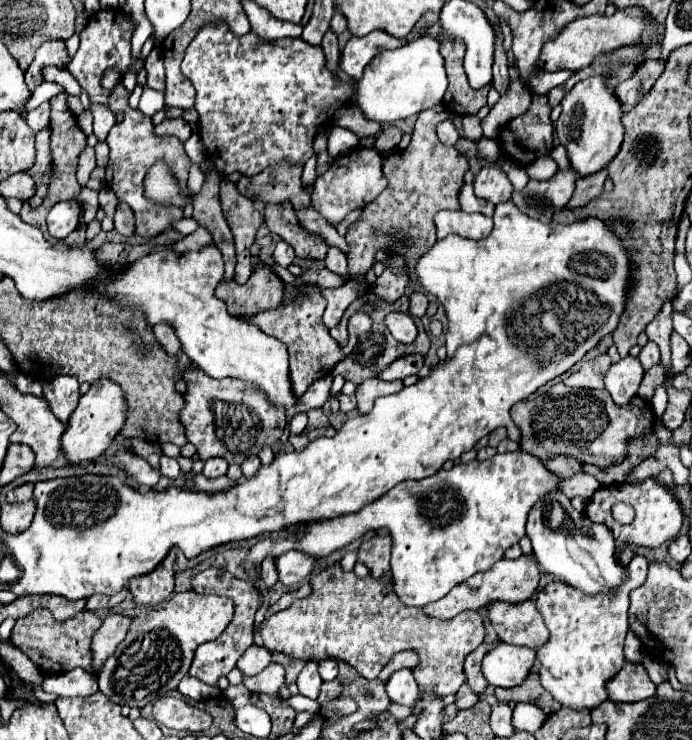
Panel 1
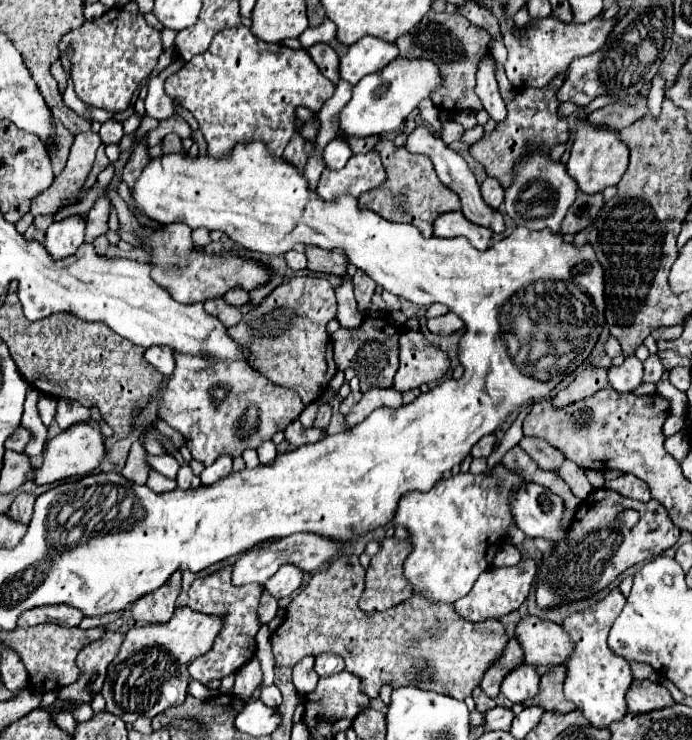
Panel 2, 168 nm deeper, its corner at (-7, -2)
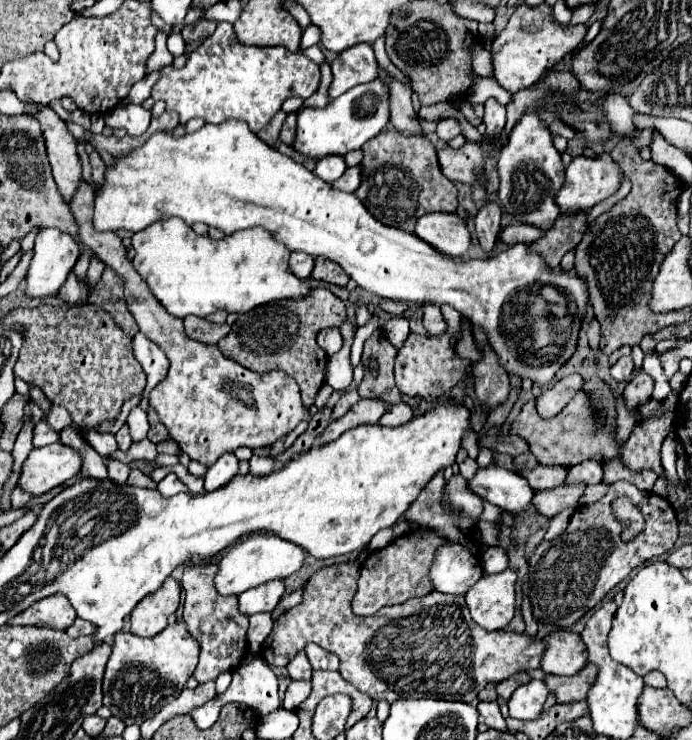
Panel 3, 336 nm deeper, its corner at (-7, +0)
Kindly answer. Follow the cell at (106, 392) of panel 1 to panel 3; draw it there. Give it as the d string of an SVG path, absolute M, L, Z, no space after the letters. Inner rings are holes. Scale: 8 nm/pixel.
M64 443L34 447L22 465L18 483L30 495L42 495L52 487L64 485L78 477L80 469L82 455Z

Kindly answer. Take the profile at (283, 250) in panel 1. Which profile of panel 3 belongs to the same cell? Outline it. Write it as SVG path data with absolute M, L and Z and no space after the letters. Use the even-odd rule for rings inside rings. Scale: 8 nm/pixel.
M292 253L292 257L290 257L290 269L292 269L292 273L294 273L296 277L300 277L300 279L310 277L312 267L314 267L314 257L312 257L312 255Z

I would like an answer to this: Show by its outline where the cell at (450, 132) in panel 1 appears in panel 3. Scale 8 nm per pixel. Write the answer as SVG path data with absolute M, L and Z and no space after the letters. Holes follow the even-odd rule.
M442 119L442 121L438 123L436 133L438 133L438 137L440 137L442 141L450 141L450 139L454 139L456 135L460 135L460 123L458 123L456 119Z

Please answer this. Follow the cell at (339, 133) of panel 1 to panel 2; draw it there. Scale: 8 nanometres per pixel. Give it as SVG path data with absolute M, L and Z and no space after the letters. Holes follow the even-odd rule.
M332 139L322 153L322 159L328 169L342 169L350 157L352 157L352 151L348 143L342 139Z

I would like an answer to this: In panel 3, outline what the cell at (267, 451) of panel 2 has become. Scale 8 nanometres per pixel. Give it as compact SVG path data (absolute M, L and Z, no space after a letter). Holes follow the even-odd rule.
M252 455L252 459L250 459L250 471L256 473L256 475L272 473L274 471L274 457L270 457L270 455L266 455L266 457Z

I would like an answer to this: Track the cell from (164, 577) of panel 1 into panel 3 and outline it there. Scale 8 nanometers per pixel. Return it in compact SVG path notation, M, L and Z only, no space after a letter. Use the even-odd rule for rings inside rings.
M168 577L158 593L146 595L130 613L130 631L142 637L154 637L160 633L168 619L176 613L180 603L180 585L174 577Z

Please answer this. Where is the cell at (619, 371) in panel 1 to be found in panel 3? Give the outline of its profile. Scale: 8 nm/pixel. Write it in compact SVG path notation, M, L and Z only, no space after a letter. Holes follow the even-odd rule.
M620 357L612 367L610 367L610 373L616 381L630 381L632 379L632 373L634 373L634 363L632 363L632 357Z

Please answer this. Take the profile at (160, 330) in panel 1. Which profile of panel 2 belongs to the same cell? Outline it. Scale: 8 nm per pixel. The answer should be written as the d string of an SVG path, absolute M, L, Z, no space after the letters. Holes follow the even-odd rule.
M150 347L148 351L144 351L144 359L150 361L150 365L154 365L164 377L168 377L174 371L172 349L168 347Z

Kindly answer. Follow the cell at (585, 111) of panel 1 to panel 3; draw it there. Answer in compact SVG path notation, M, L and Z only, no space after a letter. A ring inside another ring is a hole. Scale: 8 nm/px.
M600 153L594 157L586 157L586 155L578 155L570 161L570 165L566 167L566 179L562 189L556 193L556 201L562 213L576 213L576 211L588 211L592 209L596 203L600 203L602 199L610 197L612 193L618 191L620 183L624 179L624 173L620 169L620 165L612 159L610 153Z

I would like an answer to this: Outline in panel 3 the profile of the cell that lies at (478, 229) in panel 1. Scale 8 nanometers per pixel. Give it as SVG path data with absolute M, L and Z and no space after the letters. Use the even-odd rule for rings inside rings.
M428 213L416 221L414 233L438 251L462 257L472 247L470 229L456 213Z

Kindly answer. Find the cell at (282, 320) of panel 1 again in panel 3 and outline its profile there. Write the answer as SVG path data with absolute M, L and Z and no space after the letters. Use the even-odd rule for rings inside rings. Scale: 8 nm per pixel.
M314 287L308 295L300 299L280 299L242 313L232 325L232 331L220 339L218 347L226 357L232 357L250 371L268 373L272 369L280 369L288 373L300 385L304 405L310 407L314 403L318 389L324 385L328 357L318 347L316 335L320 329L338 327L344 319L344 301L326 287Z

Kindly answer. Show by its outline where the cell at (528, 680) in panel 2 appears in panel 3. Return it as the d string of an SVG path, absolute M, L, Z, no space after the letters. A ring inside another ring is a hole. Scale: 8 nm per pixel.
M532 679L530 683L520 685L508 701L510 717L516 717L516 719L538 717L538 713L542 713L542 705L544 705L546 697L548 697L548 689L546 689L544 681Z

